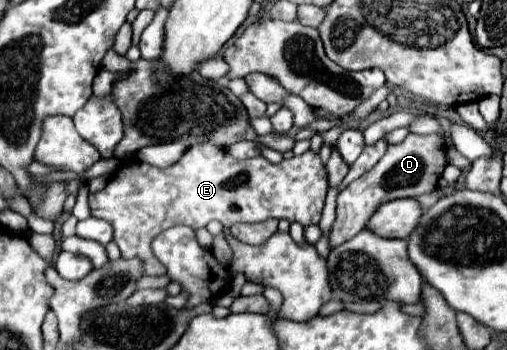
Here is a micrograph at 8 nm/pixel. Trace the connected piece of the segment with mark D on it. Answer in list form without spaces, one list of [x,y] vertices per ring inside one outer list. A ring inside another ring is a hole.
[[[409,133],[401,143],[387,145],[385,155],[377,161],[377,165],[363,173],[359,179],[351,181],[337,197],[337,219],[329,235],[331,247],[345,243],[355,237],[377,211],[379,205],[401,199],[401,197],[419,197],[423,193],[431,193],[437,189],[437,181],[443,175],[447,165],[447,147],[441,133],[431,135],[415,135]]]

